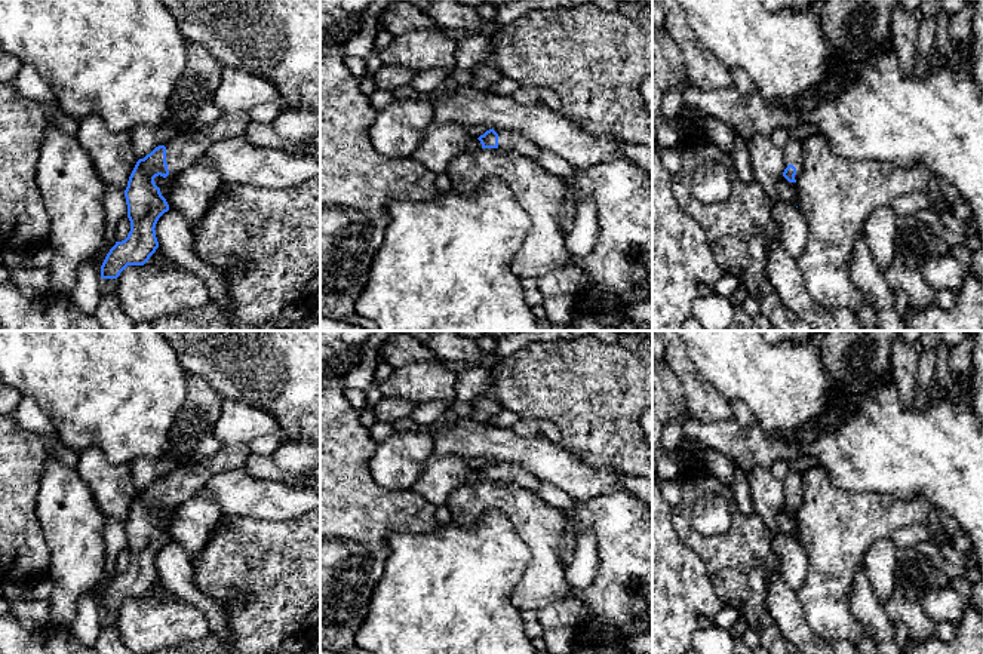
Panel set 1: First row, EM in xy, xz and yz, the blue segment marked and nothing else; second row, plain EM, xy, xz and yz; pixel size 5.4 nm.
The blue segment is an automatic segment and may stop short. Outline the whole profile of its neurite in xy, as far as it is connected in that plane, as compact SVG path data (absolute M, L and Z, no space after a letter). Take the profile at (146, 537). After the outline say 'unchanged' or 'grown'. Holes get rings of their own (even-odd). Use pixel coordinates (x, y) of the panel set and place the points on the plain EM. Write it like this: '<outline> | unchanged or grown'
M248 443L222 445L214 455L179 464L136 494L125 522L130 564L107 586L101 598L102 611L117 611L128 598L144 598L159 580L154 561L169 537L154 510L173 510L214 476L243 467L249 455Z | grown

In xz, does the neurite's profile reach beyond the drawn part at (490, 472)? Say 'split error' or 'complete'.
split error

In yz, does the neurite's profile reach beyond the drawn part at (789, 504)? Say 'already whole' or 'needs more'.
needs more

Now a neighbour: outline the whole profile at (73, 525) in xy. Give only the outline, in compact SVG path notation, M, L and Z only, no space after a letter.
M46 452L44 470L37 494L37 518L50 552L49 624L68 629L76 618L77 601L92 593L105 572L104 513L74 467L64 464L55 454Z

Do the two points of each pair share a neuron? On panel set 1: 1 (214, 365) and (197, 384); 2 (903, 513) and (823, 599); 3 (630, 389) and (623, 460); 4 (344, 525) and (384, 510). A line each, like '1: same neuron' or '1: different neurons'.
1: different neurons
2: same neuron
3: same neuron
4: same neuron

